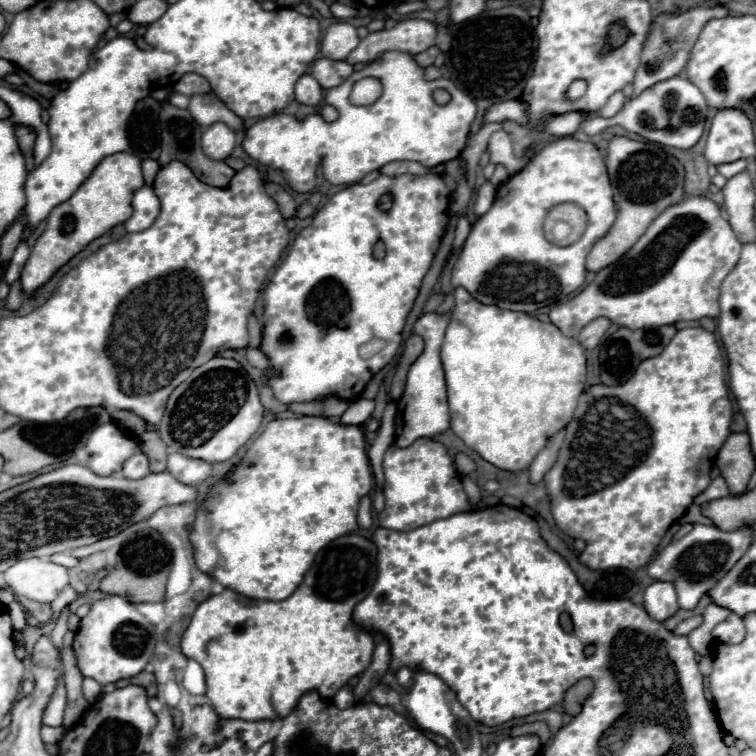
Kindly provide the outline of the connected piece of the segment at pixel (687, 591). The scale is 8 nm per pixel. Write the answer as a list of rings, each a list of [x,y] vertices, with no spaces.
[[[696,524],[686,536],[670,542],[660,554],[656,554],[648,562],[646,572],[654,580],[672,582],[678,594],[678,606],[684,610],[692,610],[698,606],[700,598],[708,594],[708,590],[716,586],[716,582],[722,580],[726,572],[740,560],[740,556],[748,550],[750,542],[752,542],[752,528],[724,532],[716,526]]]

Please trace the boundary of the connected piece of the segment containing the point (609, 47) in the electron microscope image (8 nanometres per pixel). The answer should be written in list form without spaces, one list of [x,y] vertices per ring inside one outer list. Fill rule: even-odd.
[[[622,20],[610,24],[610,28],[608,28],[608,40],[606,40],[606,44],[604,44],[604,52],[614,52],[616,48],[620,48],[620,46],[624,44],[624,40],[626,40],[628,36],[630,36],[630,32],[628,32],[628,28],[624,26]]]

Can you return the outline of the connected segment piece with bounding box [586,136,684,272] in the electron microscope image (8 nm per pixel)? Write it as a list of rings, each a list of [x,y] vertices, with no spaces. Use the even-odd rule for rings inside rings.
[[[614,136],[606,150],[606,168],[614,190],[616,222],[592,246],[586,258],[586,268],[590,272],[598,272],[616,262],[628,248],[636,244],[636,240],[646,232],[648,224],[664,208],[684,198],[684,168],[674,156],[664,152],[664,148],[658,144],[638,142],[628,136]]]

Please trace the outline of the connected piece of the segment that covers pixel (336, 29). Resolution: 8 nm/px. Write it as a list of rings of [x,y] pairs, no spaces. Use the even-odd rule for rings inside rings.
[[[334,22],[322,38],[322,54],[330,60],[346,60],[346,56],[358,46],[360,38],[356,28],[348,22]]]

